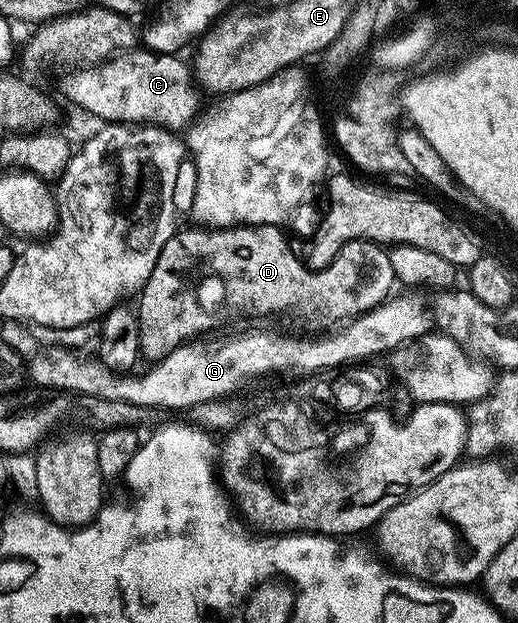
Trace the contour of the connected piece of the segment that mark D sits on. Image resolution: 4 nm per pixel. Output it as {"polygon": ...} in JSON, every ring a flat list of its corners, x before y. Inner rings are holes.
{"polygon":[[247,224,236,228,211,228,209,226,193,226,194,228,183,227,175,232,172,238,168,238,168,242,164,242,164,250,160,250,160,258,156,258,156,266,152,266,152,274,148,278,148,282,143,286,140,295,137,297,138,304,136,308,139,313,144,314,144,343,141,346,141,355,143,357,150,356,154,352,153,359,155,361,163,360,168,354,172,354,172,350,176,350,179,346,178,340,172,340,172,330,170,323,174,316,178,316,178,336,186,336,191,341,201,337,203,334,210,334,213,328,218,328,221,324,226,324,229,320,262,320,265,316,291,316,298,324,303,324,307,328,307,333,318,334,323,330,333,329,335,326,345,325,354,319,355,316,361,316,363,312,370,312,378,304,388,299,395,291,396,281,394,271,392,270,392,262,390,261,389,251,385,247,379,246,369,240,353,240,348,242,338,251,337,258,326,268,316,268,311,270,305,263,298,261,298,256,292,249,288,248,288,244,282,237,283,229,278,226,267,226,265,224],[178,296,182,296,182,300,186,300,186,304,198,304,198,308,190,308,190,312,186,312,186,308,182,308,182,312,178,312,178,308,173,308,174,304,178,304]]}

